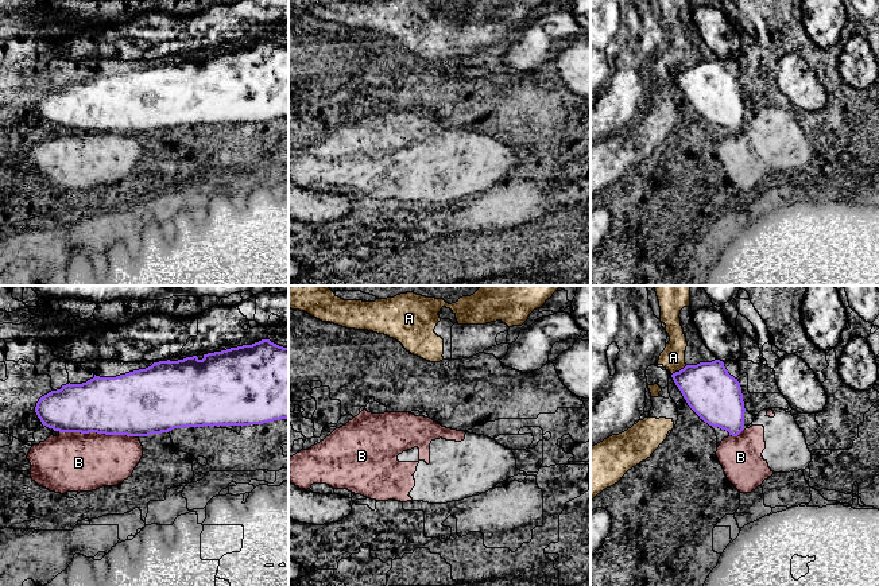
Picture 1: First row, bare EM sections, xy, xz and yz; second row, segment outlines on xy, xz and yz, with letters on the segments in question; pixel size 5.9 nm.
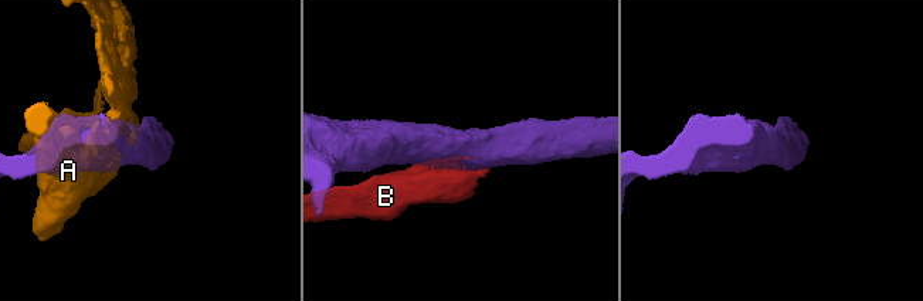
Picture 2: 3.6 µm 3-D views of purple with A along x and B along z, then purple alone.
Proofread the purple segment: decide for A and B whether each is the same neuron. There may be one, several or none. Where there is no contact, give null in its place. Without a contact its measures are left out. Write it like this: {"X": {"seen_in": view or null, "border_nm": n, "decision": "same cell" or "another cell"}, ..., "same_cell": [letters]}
{"A": {"seen_in": "yz", "border_nm": 110, "decision": "another cell"}, "B": {"seen_in": "xy", "border_nm": 460, "decision": "another cell"}, "same_cell": []}

